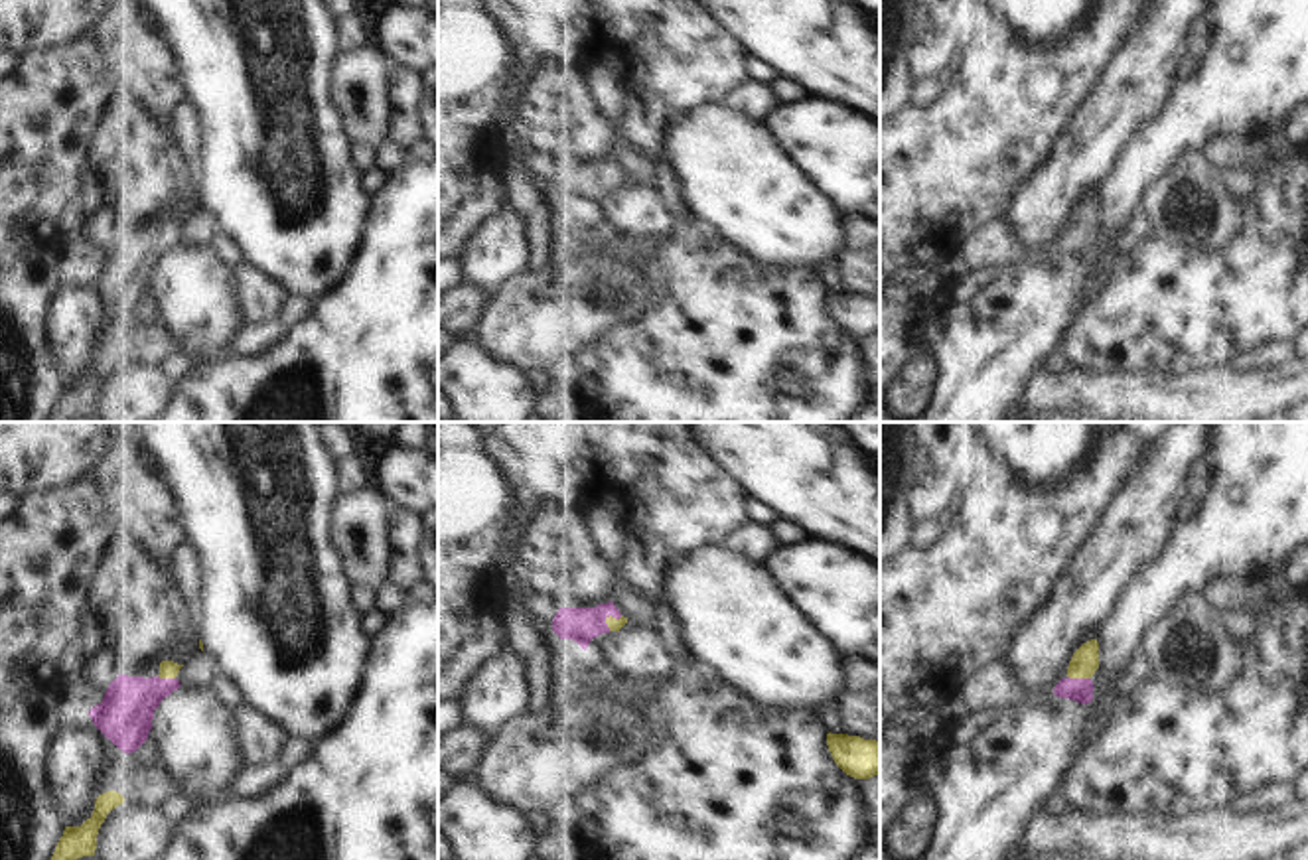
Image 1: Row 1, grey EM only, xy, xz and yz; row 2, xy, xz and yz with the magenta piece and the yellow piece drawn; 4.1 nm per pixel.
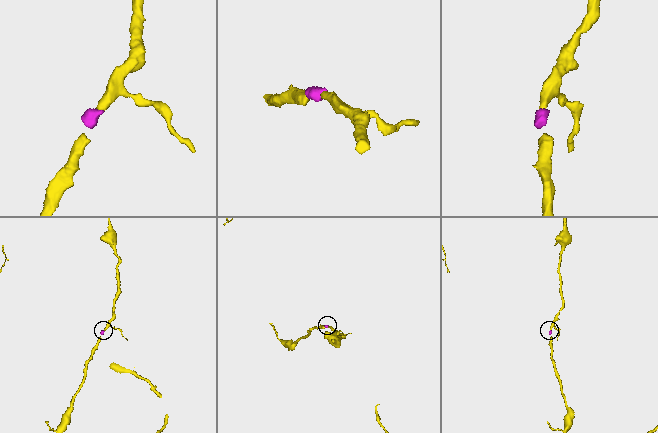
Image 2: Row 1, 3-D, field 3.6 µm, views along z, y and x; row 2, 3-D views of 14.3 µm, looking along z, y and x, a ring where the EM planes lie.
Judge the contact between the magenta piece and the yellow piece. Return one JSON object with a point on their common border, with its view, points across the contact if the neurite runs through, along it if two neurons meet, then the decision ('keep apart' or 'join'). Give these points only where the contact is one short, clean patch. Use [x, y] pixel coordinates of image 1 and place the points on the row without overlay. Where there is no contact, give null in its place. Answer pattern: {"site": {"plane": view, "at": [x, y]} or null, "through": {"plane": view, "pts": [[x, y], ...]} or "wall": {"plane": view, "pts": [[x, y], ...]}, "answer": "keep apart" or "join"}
{"site": {"plane": "xz", "at": [608, 174]}, "through": {"plane": "xz", "pts": [[581, 182], [608, 174], [614, 182]]}, "answer": "join"}

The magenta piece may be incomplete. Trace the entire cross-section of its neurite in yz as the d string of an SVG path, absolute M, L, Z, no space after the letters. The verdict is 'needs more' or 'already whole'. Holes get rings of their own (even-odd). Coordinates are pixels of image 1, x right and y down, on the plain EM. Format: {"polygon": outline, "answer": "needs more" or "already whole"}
{"polygon": "M1091 197L1083 201L1071 215L1067 225L1067 235L1061 237L1054 252L1059 256L1069 256L1081 262L1089 262L1093 258L1093 239L1091 235L1099 227L1099 201Z", "answer": "needs more"}

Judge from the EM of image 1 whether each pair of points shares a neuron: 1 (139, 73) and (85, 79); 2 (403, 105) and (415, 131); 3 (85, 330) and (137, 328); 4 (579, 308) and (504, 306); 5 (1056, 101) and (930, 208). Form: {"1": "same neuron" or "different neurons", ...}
{"1": "different neurons", "2": "same neuron", "3": "different neurons", "4": "same neuron", "5": "same neuron"}

